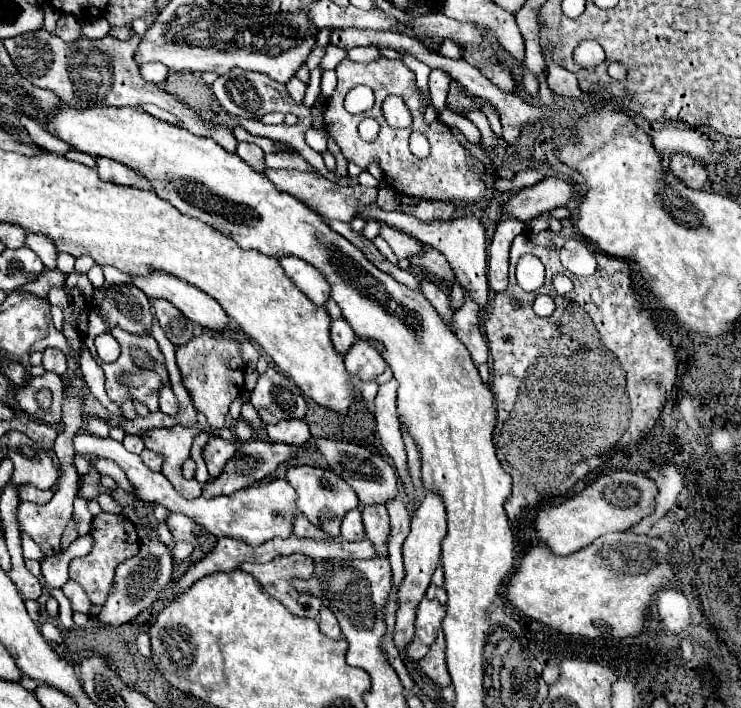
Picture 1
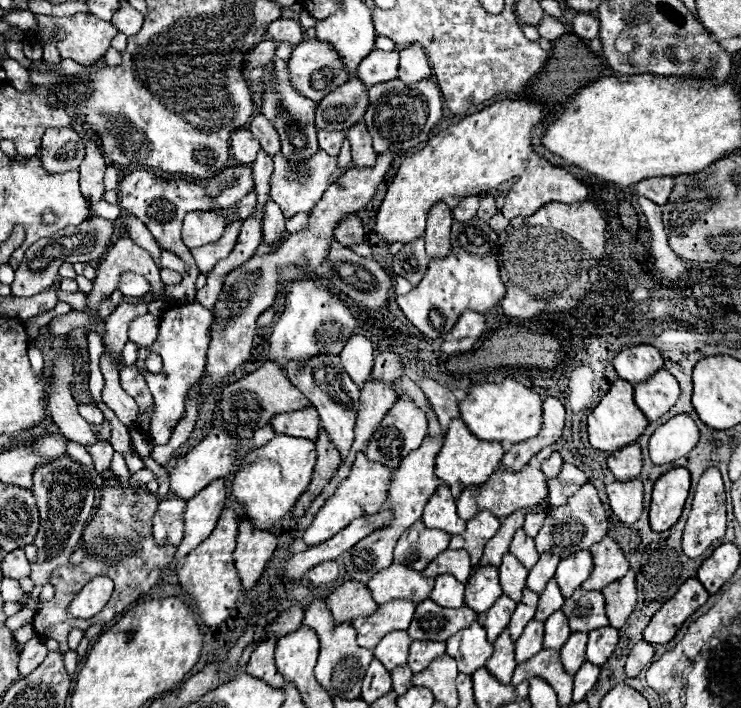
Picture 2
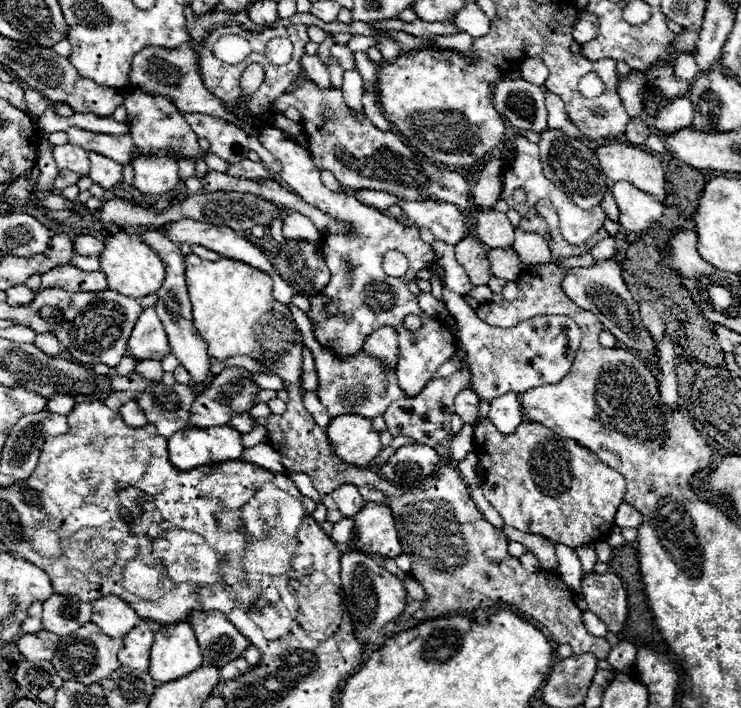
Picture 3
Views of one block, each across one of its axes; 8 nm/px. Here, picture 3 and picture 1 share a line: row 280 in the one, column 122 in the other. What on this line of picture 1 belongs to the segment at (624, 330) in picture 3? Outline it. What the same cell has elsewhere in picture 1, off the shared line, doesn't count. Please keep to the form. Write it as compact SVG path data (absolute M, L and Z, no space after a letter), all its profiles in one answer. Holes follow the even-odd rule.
M154 536L142 538L140 552L136 556L124 560L116 568L116 576L114 576L114 584L108 592L108 600L96 618L110 626L120 626L120 624L130 622L142 610L146 610L148 606L154 604L160 590L172 580L172 568L174 568L174 562L172 562L170 548L164 546L160 540L156 540Z

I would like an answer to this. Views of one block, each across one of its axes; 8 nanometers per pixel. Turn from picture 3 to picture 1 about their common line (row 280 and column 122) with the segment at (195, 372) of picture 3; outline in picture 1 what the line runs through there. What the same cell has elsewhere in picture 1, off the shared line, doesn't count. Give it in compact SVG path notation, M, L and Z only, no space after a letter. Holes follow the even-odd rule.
M96 158L96 170L102 180L112 182L112 184L122 184L122 186L132 186L140 190L152 190L152 184L142 176L136 174L136 170L130 170L128 166L110 160L110 158Z

